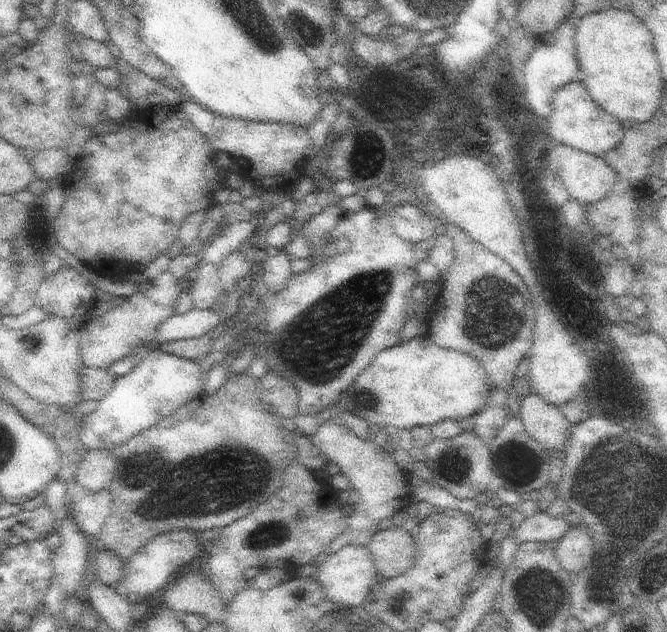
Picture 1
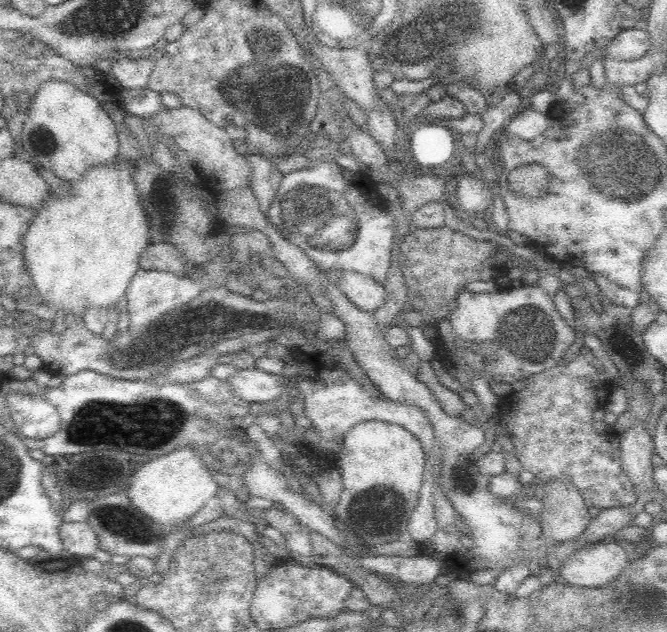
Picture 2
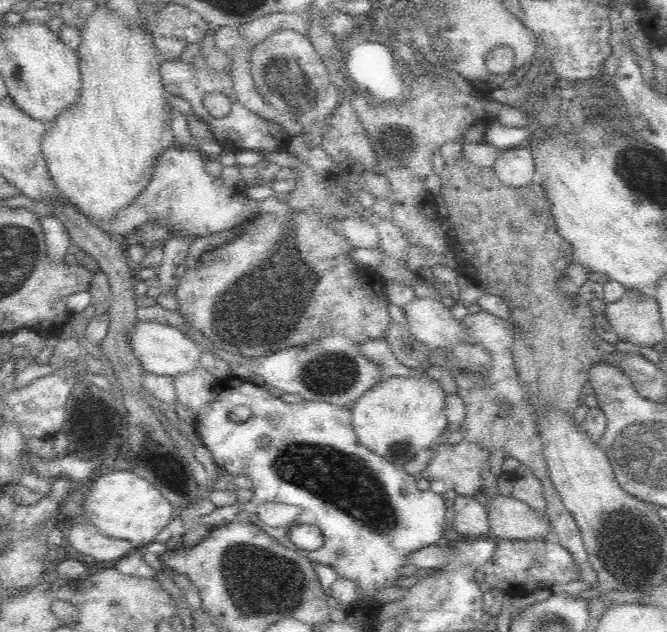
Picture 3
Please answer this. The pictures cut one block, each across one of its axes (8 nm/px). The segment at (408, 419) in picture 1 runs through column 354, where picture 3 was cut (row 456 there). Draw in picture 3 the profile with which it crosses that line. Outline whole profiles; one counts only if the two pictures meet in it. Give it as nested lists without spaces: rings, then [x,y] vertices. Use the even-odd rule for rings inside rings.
[[[426,372],[422,376],[384,378],[368,388],[350,410],[358,442],[398,466],[408,464],[420,450],[430,450],[448,426],[446,394]]]

